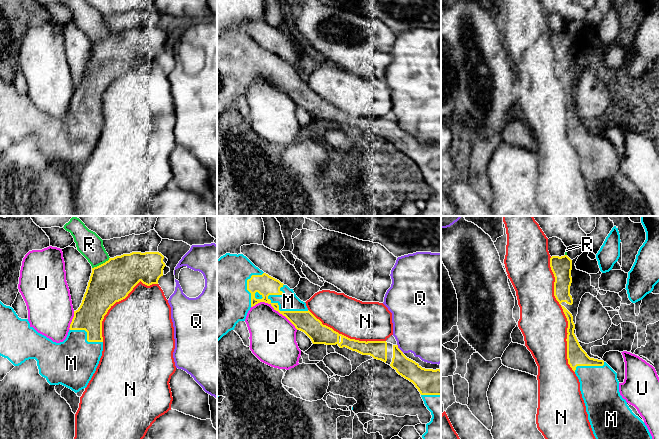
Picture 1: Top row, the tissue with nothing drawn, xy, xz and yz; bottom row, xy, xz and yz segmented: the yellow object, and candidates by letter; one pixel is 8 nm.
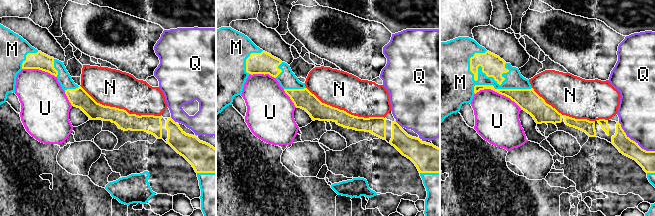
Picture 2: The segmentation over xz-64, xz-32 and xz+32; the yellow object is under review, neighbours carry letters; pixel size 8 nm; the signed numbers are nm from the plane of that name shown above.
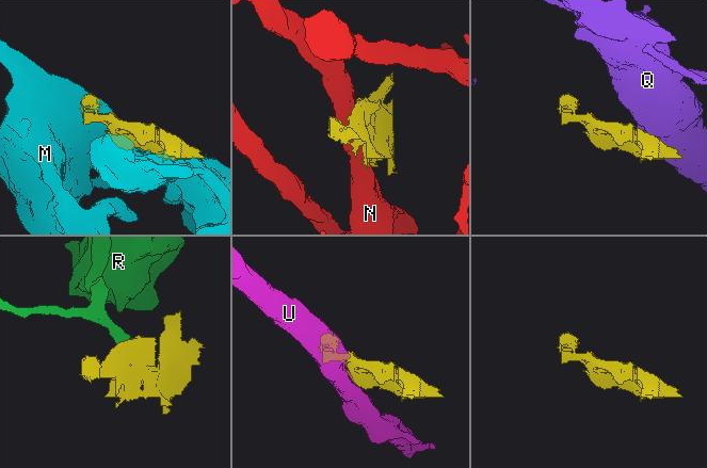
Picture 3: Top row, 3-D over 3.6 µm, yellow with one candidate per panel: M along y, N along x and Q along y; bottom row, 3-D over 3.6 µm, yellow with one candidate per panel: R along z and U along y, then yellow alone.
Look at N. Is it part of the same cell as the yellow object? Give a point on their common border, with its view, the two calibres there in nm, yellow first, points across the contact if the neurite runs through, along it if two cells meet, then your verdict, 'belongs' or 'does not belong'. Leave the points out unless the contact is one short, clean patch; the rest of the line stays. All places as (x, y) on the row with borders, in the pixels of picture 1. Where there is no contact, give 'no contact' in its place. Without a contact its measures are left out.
yz (565, 315) | 130/380 nm | does not belong

